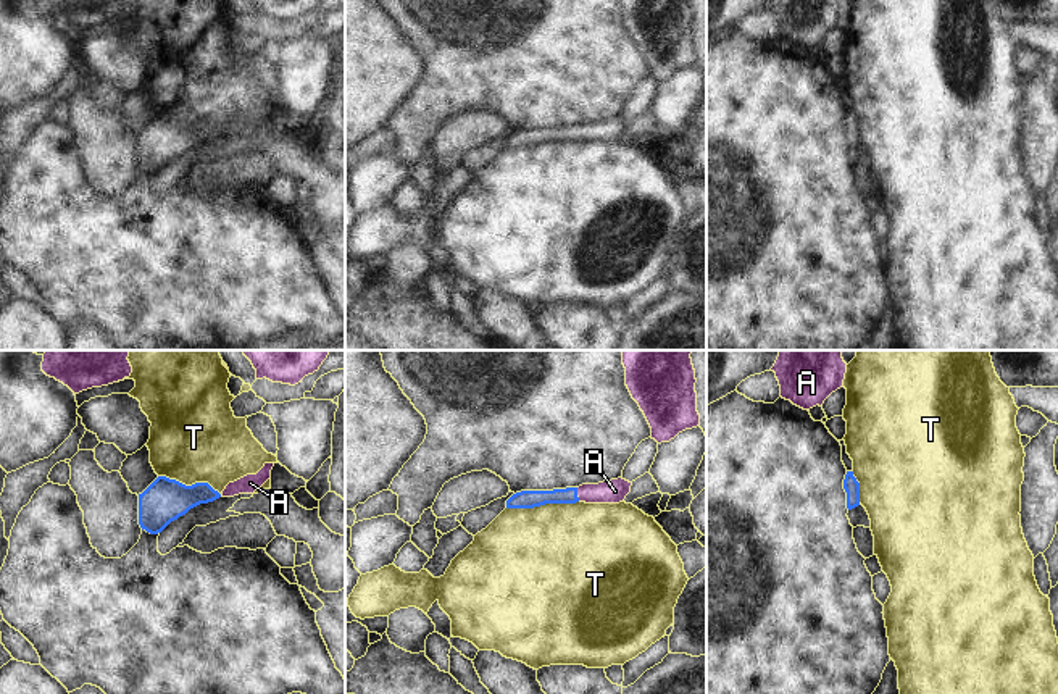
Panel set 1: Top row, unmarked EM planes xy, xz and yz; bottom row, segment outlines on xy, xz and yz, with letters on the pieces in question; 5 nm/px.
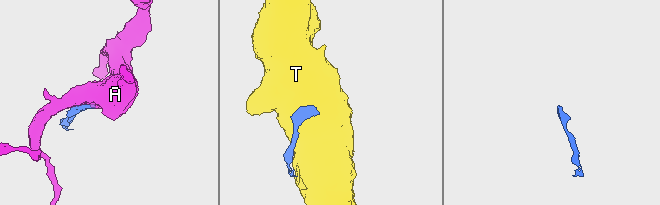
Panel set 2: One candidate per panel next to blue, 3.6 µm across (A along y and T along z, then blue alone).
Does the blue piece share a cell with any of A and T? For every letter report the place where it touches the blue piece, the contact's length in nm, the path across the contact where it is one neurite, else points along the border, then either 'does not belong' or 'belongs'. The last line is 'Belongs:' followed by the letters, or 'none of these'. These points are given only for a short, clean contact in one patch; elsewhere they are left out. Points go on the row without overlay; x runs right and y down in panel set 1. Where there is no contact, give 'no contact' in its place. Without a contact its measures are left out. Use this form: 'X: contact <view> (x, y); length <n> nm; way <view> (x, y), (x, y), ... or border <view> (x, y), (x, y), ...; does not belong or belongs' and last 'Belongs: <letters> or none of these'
A: contact xz (576, 133); length 70 nm; way xz (526, 137), (576, 133), (615, 129); belongs
T: contact xz (542, 142); length 360 nm; does not belong
Belongs: A

